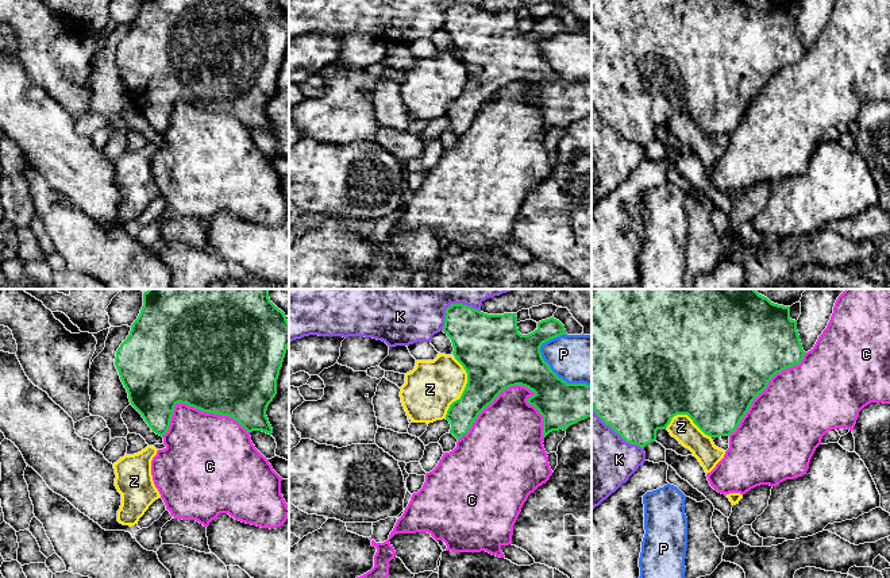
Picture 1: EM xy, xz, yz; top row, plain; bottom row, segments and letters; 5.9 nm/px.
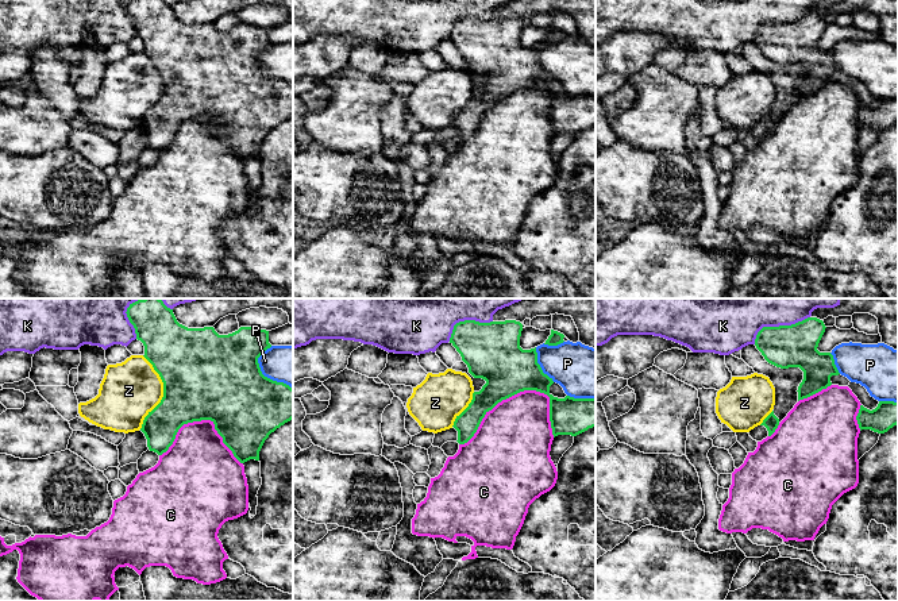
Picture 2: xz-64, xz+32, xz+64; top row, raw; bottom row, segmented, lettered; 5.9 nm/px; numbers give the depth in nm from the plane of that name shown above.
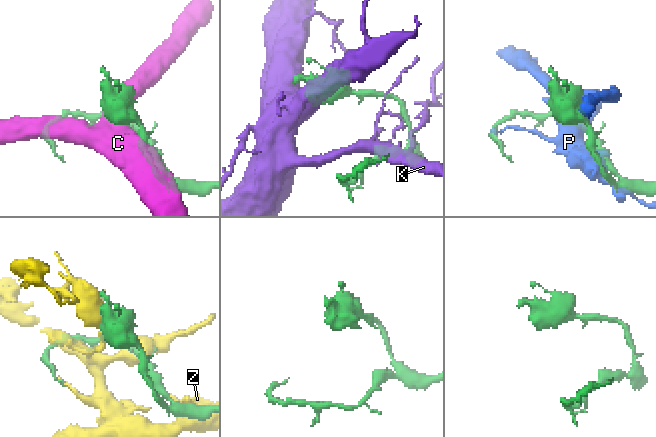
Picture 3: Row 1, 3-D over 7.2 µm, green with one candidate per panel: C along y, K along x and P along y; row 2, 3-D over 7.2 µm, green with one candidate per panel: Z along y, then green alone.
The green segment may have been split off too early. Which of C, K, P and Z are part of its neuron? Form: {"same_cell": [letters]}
{"same_cell": ["C"]}

